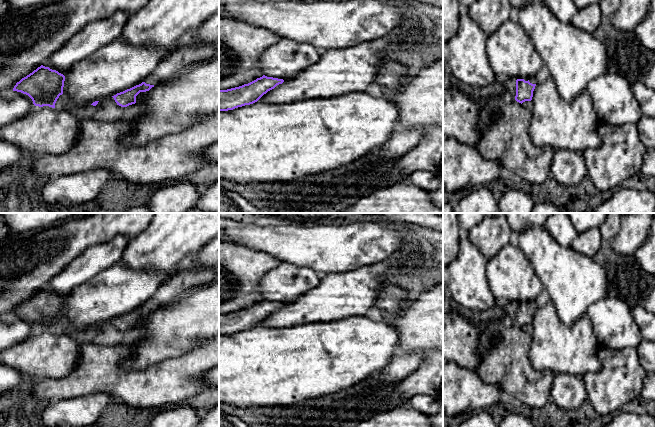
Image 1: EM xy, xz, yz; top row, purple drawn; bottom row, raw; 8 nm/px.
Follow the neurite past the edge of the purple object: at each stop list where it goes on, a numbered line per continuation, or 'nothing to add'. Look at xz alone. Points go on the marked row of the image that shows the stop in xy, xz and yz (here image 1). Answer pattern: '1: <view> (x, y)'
nothing to add

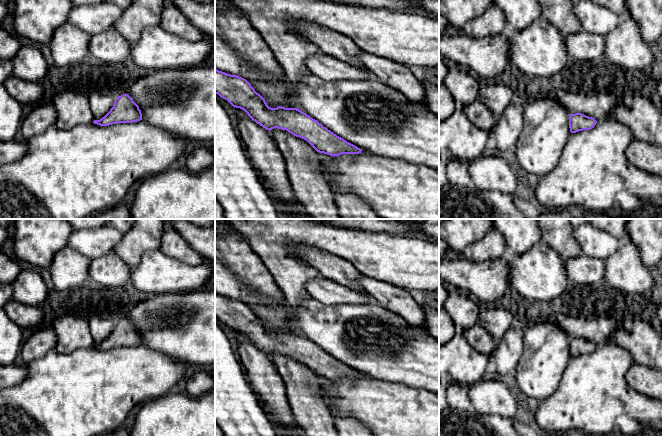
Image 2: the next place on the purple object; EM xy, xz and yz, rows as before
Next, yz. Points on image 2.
nothing to add

